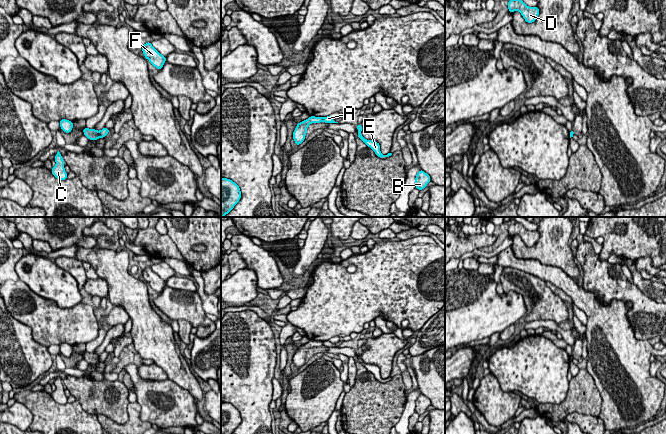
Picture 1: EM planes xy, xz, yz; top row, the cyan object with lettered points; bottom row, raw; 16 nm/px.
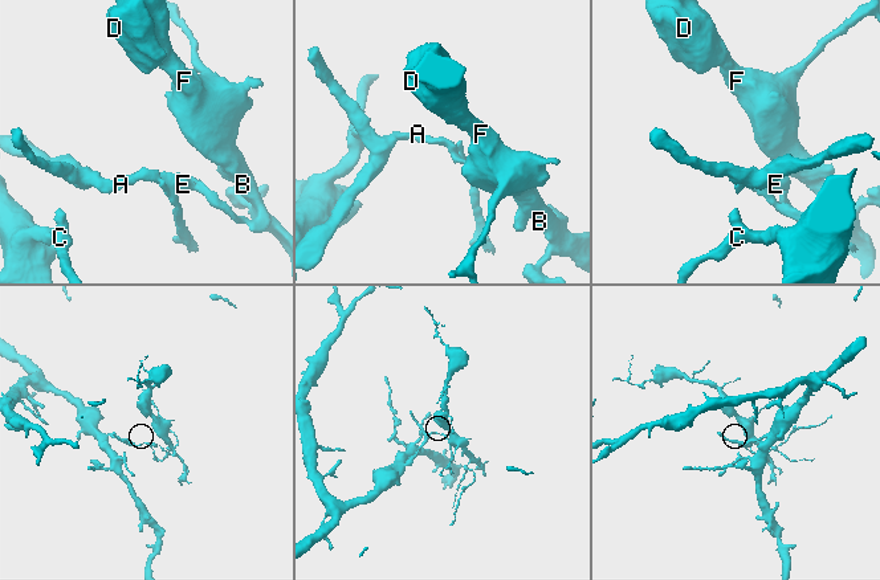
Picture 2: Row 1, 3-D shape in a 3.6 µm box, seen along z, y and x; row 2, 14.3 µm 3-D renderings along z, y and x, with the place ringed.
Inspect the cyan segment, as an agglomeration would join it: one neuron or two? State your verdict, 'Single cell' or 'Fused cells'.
Fused cells

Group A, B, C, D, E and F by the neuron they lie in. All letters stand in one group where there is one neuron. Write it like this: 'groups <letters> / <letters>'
groups A B D E F / C

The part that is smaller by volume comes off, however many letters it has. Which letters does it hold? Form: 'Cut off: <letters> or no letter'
Cut off: A, B, D, E, F

